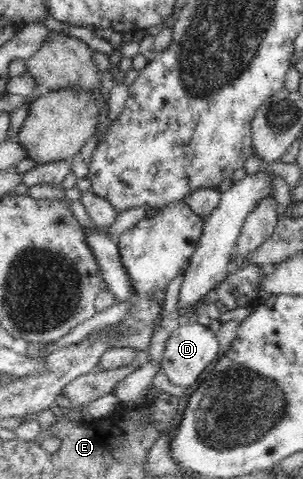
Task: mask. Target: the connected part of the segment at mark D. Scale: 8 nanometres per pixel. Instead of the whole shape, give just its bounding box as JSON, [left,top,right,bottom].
[161,321,220,390]

